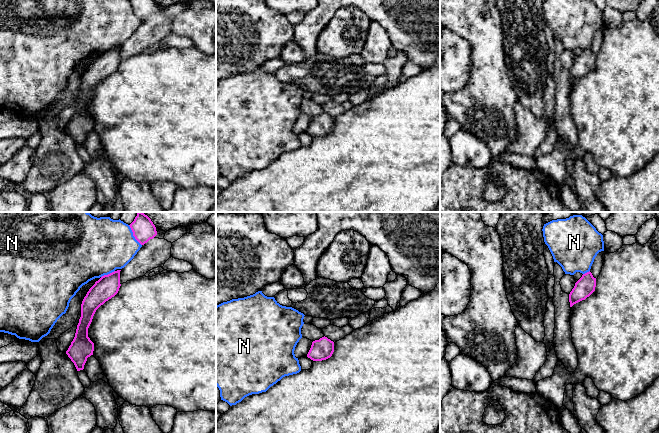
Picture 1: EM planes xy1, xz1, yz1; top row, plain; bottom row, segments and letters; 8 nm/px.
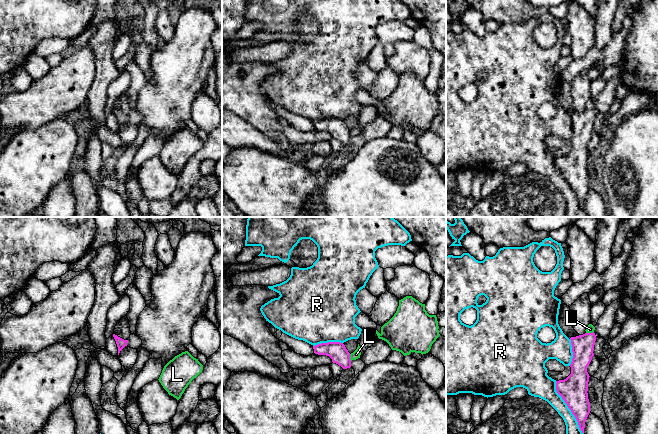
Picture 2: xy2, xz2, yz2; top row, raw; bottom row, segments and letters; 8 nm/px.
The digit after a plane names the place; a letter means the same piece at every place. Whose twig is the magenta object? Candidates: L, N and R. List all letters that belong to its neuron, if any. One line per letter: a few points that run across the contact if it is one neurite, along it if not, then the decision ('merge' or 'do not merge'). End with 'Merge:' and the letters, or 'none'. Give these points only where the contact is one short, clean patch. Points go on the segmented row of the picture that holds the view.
L: line yz2 (593, 331), (586, 333); do not merge
N: do not merge
R: do not merge
Merge: none

